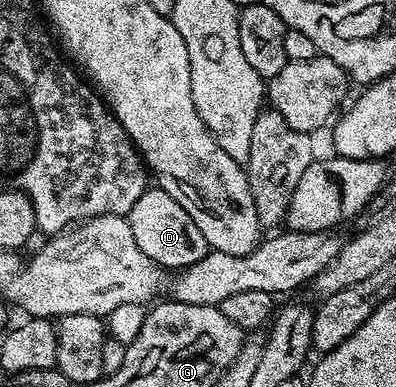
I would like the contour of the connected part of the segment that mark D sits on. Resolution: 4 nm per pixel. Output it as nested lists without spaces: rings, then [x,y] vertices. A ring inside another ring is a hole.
[[[152,186],[145,190],[126,217],[138,248],[141,248],[146,256],[150,256],[156,265],[163,269],[181,270],[193,266],[210,252],[208,242],[189,213],[160,187]]]

